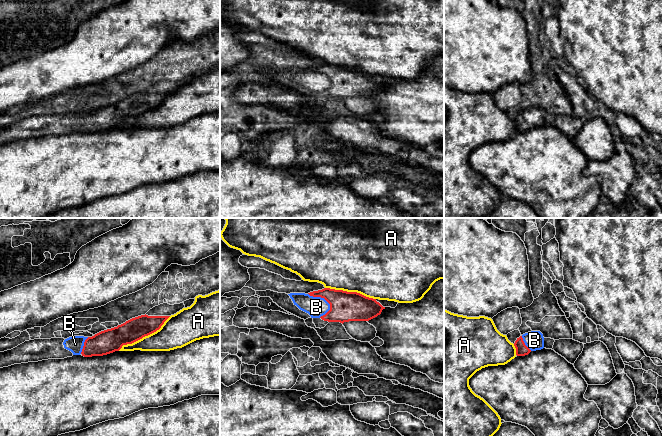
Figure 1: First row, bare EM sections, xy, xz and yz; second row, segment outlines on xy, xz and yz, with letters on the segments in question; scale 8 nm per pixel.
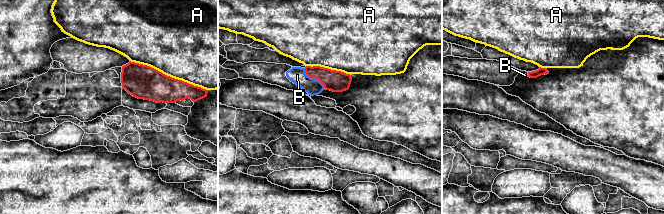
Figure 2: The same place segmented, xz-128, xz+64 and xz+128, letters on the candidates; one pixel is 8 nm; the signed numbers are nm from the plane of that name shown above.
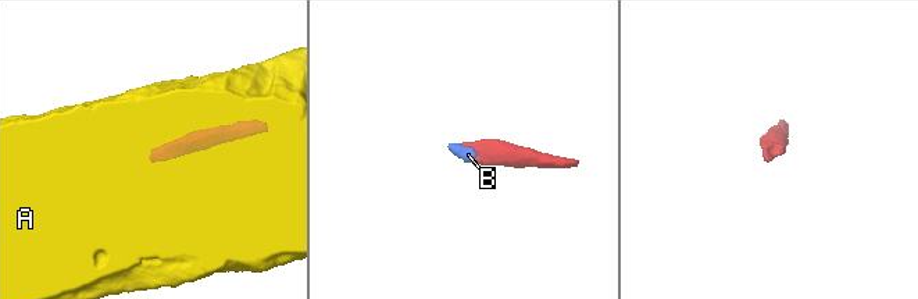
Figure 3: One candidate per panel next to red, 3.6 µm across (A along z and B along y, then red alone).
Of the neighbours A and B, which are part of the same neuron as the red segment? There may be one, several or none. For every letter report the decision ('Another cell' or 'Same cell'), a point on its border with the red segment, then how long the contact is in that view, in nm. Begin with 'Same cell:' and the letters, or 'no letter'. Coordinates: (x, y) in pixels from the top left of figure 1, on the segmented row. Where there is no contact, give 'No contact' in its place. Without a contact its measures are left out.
Same cell: B
A: Another cell. Touches red at xy (144, 336). Shared border 500 nm
B: Same cell. Touches red at xz (321, 297). Shared border 220 nm

